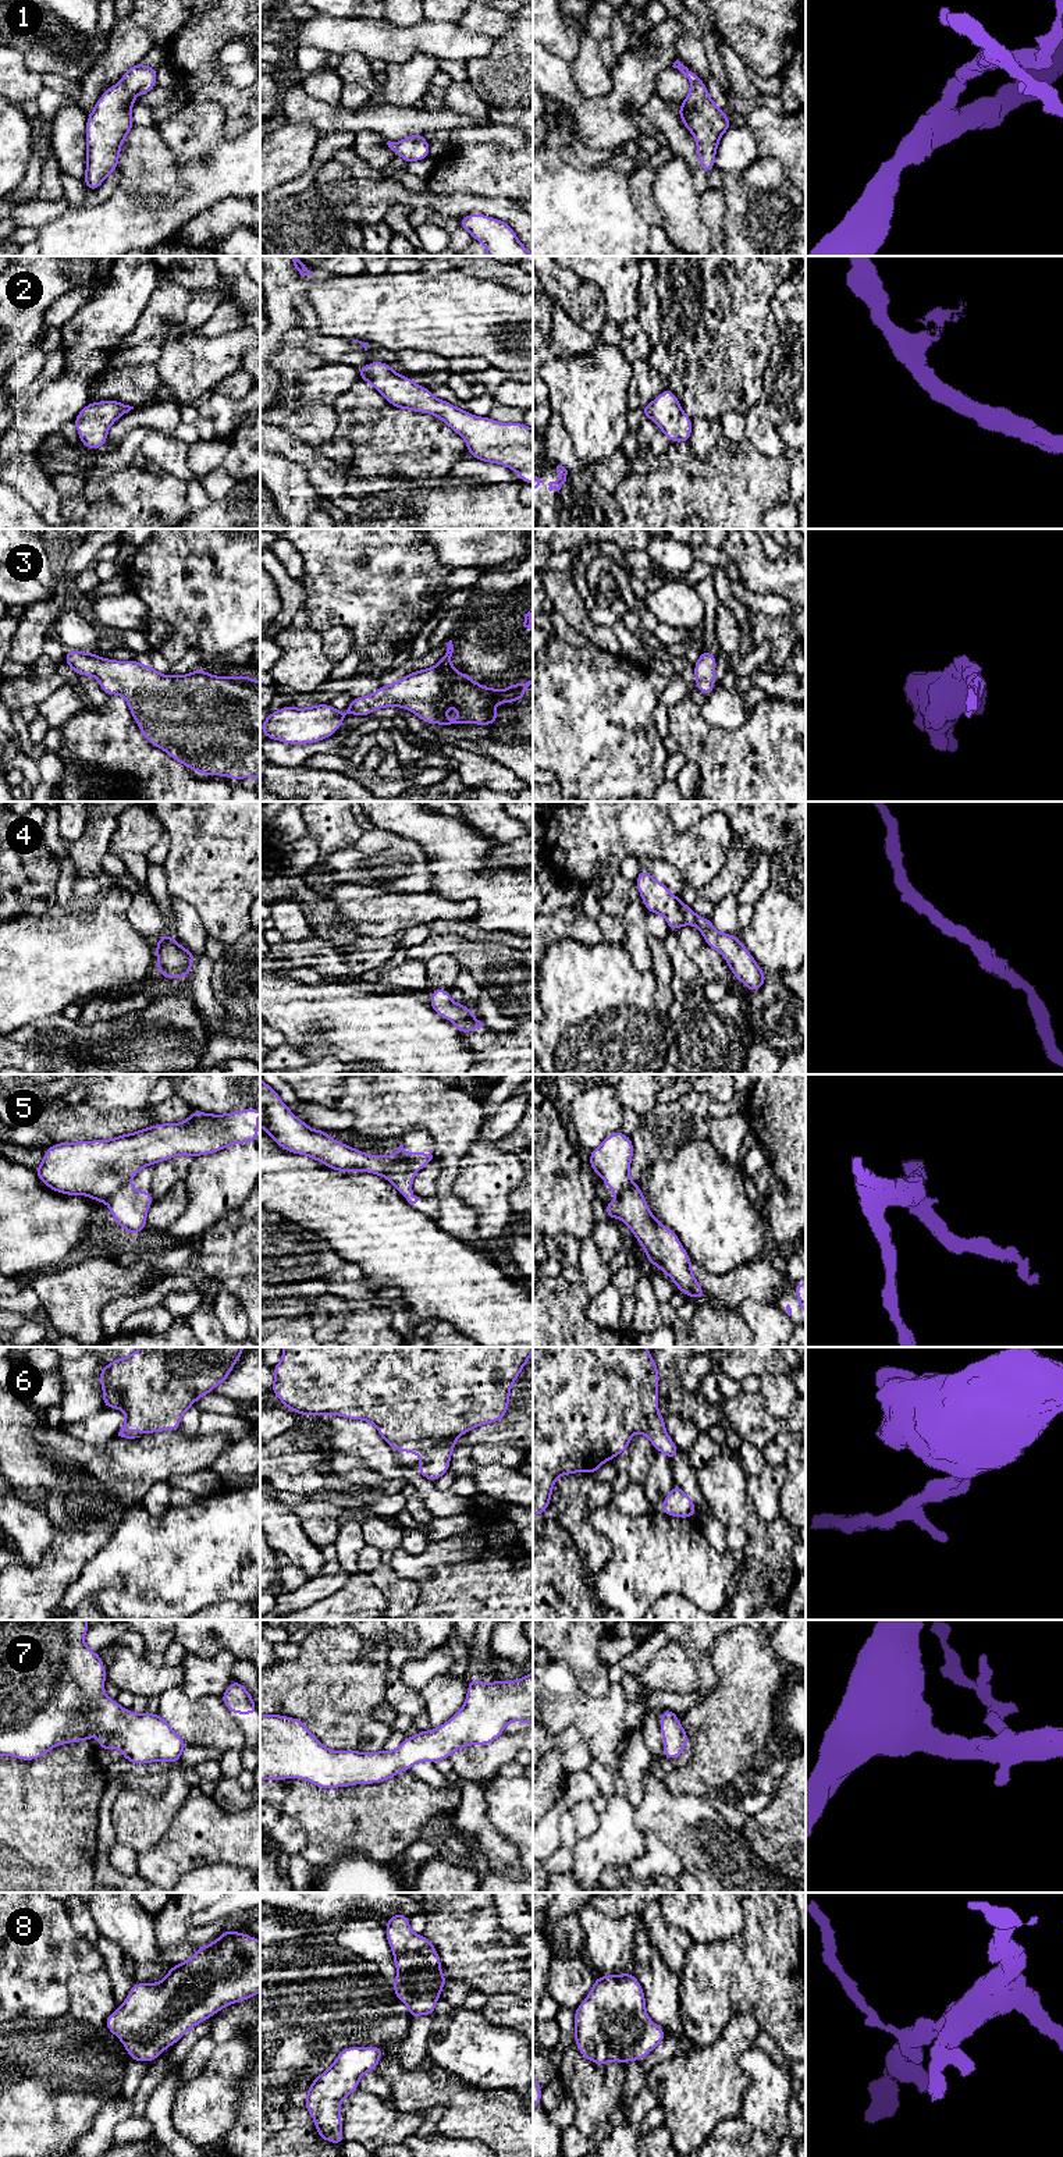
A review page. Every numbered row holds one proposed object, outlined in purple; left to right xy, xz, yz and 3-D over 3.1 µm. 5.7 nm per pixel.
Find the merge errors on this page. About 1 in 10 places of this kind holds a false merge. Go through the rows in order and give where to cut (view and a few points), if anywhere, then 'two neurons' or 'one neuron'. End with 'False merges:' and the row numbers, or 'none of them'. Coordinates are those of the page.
1: no cut | one neuron
2: no cut | one neuron
3: no cut | one neuron
4: no cut | one neuron
5: xz (397, 1151), (400, 1159), (383, 1176) | two neurons
6: no cut | one neuron
7: no cut | one neuron
8: no cut | one neuron
False merges: 5

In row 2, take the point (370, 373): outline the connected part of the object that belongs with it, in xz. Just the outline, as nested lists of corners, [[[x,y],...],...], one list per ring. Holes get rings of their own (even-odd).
[[[374,360],[356,369],[360,380],[370,383],[395,408],[440,417],[466,441],[474,459],[506,466],[520,476],[522,483],[533,483],[533,429],[525,423],[474,416],[435,398],[429,388],[398,374],[384,362]]]

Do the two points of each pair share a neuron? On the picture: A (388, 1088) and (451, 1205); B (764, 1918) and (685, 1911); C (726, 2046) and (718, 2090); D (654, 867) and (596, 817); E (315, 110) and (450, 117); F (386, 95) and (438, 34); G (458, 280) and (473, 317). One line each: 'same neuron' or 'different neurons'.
A: same neuron
B: different neurons
C: same neuron
D: different neurons
E: same neuron
F: different neurons
G: same neuron

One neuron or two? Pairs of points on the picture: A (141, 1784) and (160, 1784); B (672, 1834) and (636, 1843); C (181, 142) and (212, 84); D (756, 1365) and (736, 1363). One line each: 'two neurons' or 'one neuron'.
A: one neuron
B: two neurons
C: two neurons
D: one neuron

